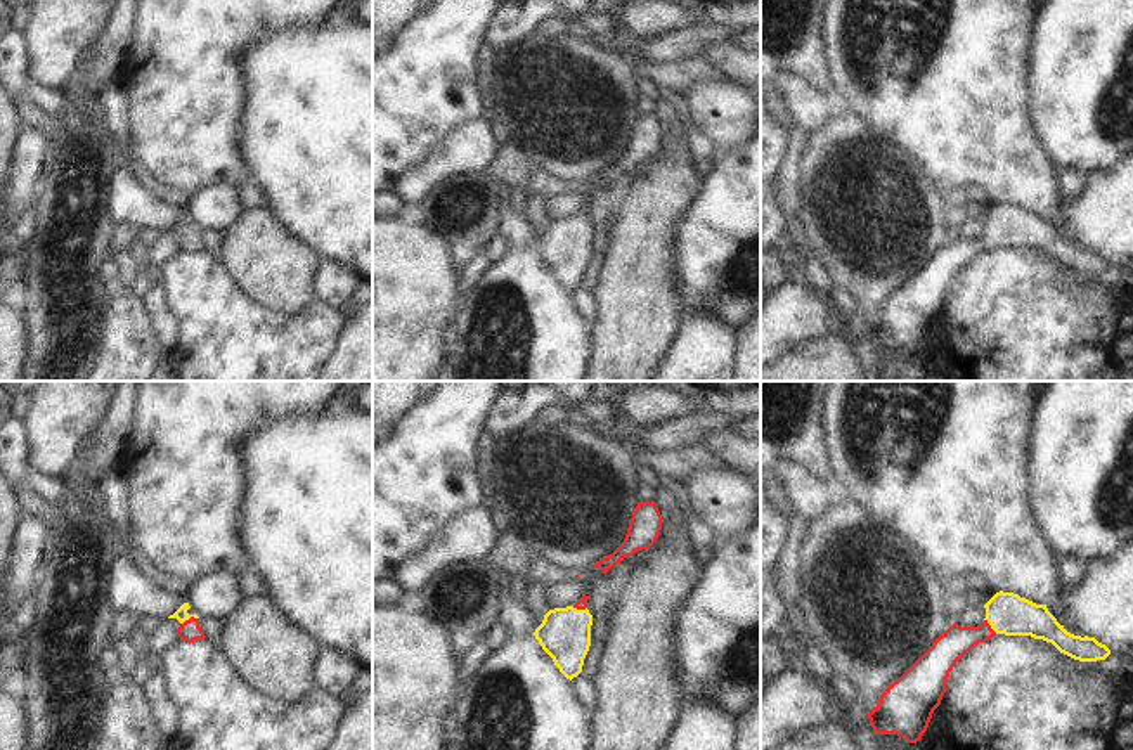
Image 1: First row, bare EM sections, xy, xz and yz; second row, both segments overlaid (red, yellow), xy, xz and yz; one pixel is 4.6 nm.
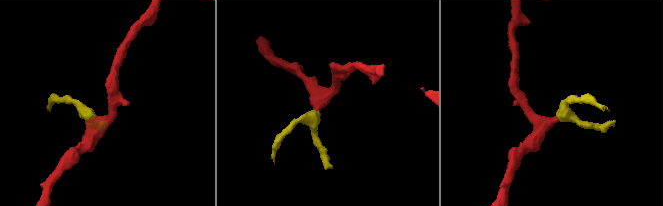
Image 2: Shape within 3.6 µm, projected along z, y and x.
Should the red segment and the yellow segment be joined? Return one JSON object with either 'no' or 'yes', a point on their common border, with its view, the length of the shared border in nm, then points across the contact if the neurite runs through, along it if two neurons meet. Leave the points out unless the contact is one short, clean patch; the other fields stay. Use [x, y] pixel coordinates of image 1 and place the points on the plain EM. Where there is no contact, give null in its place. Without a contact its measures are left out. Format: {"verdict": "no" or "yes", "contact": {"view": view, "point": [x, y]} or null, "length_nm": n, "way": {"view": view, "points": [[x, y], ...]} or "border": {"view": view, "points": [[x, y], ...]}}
{"verdict": "yes", "contact": {"view": "xy", "point": [191, 229]}, "length_nm": 90, "way": {"view": "xy", "points": [[189, 243], [191, 229], [181, 226]]}}

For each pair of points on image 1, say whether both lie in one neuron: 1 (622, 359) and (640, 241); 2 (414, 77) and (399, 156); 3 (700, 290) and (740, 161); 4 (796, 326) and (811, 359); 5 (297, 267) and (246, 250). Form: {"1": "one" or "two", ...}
{"1": "one", "2": "one", "3": "one", "4": "two", "5": "one"}

